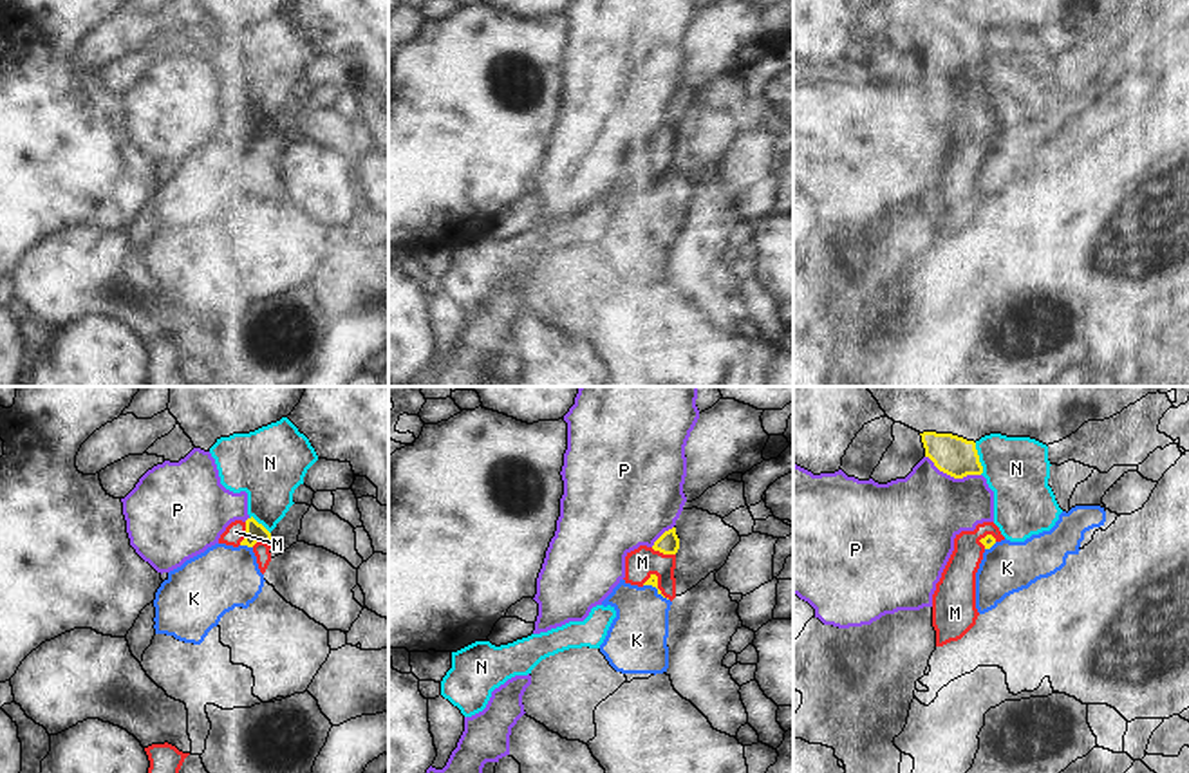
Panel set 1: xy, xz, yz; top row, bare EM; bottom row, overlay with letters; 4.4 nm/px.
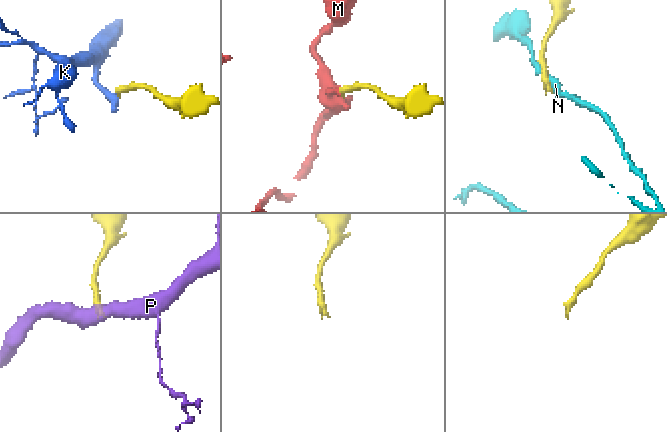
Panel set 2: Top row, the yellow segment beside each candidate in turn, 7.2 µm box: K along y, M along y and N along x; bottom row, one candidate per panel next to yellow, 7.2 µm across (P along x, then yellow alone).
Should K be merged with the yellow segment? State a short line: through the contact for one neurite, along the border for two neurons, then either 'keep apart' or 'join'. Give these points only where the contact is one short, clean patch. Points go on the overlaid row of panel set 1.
xy (241, 544), (252, 548) | keep apart

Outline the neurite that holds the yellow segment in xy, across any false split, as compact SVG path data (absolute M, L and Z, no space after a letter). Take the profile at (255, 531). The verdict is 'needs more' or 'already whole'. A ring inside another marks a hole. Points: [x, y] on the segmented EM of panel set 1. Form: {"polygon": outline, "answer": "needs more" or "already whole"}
{"polygon": "M253 517L248 518L246 522L242 520L231 522L219 538L219 544L226 544L233 547L239 545L251 547L262 574L266 573L271 562L269 542L271 542L271 533L262 524L258 524Z", "answer": "needs more"}

